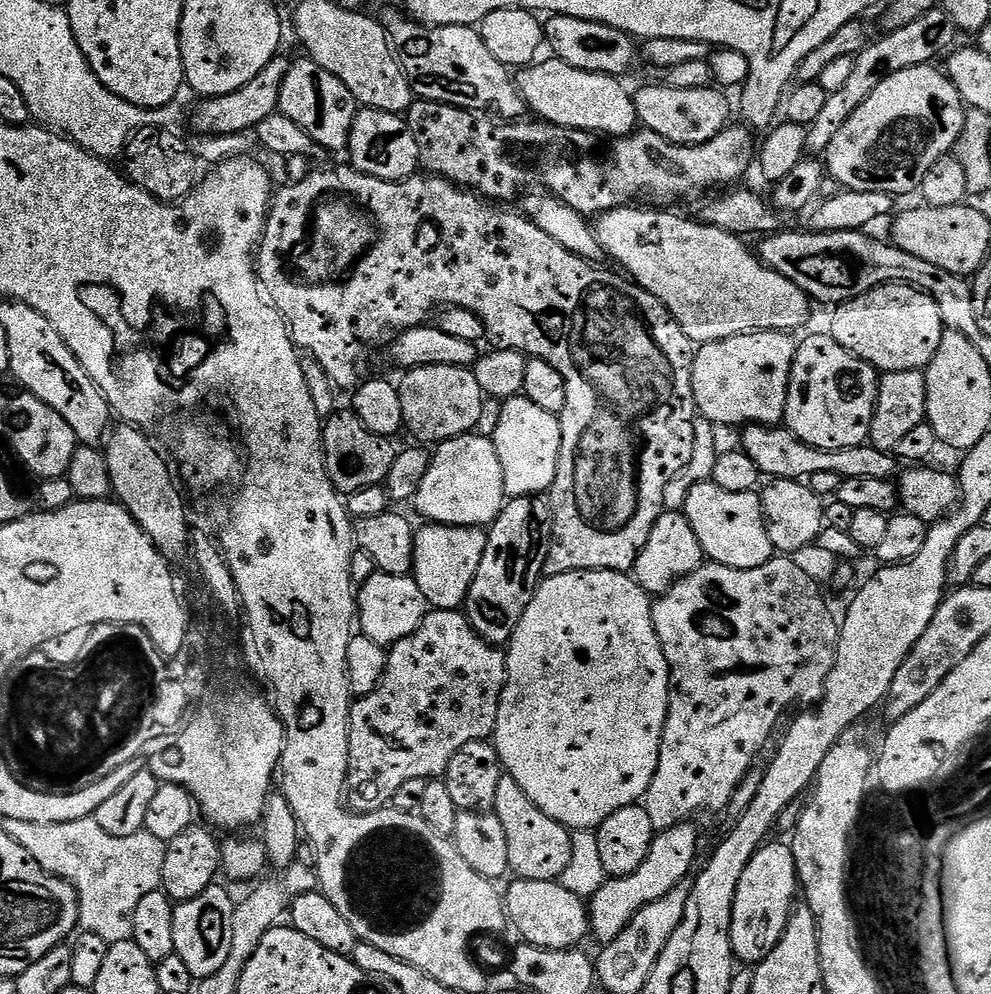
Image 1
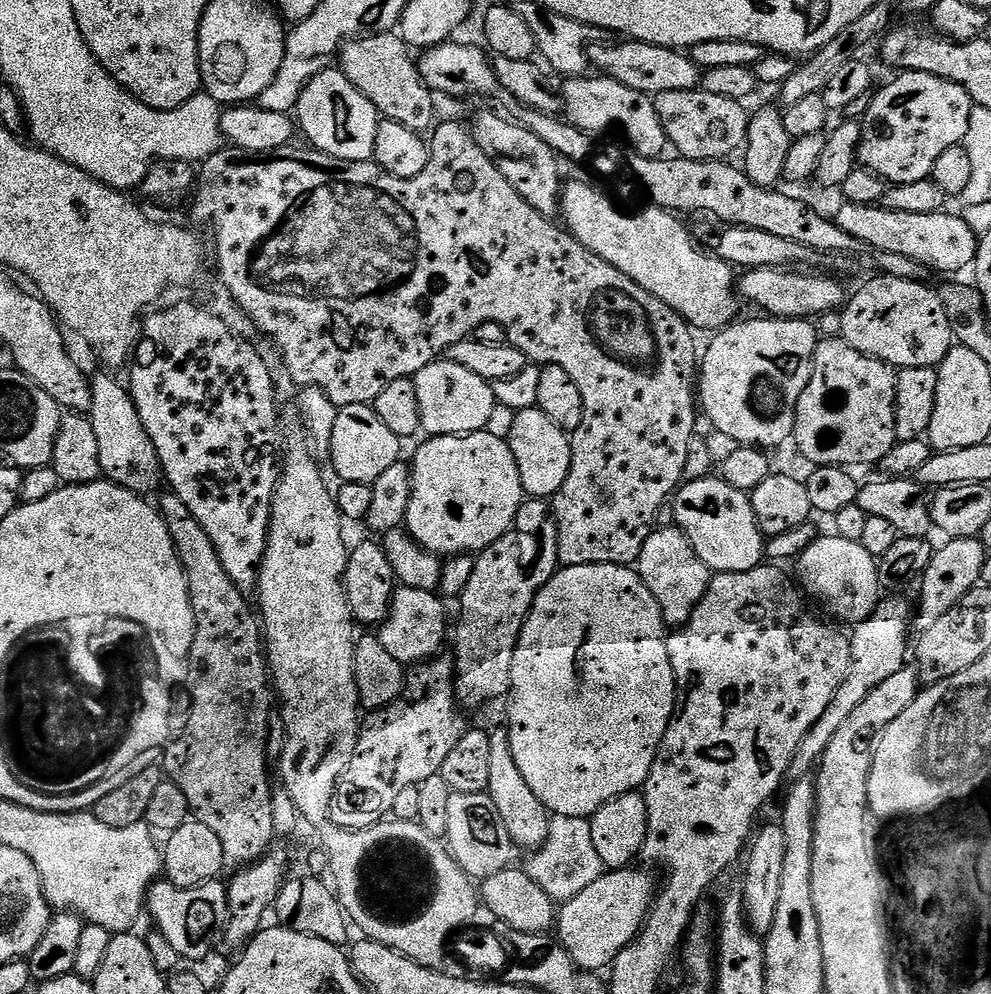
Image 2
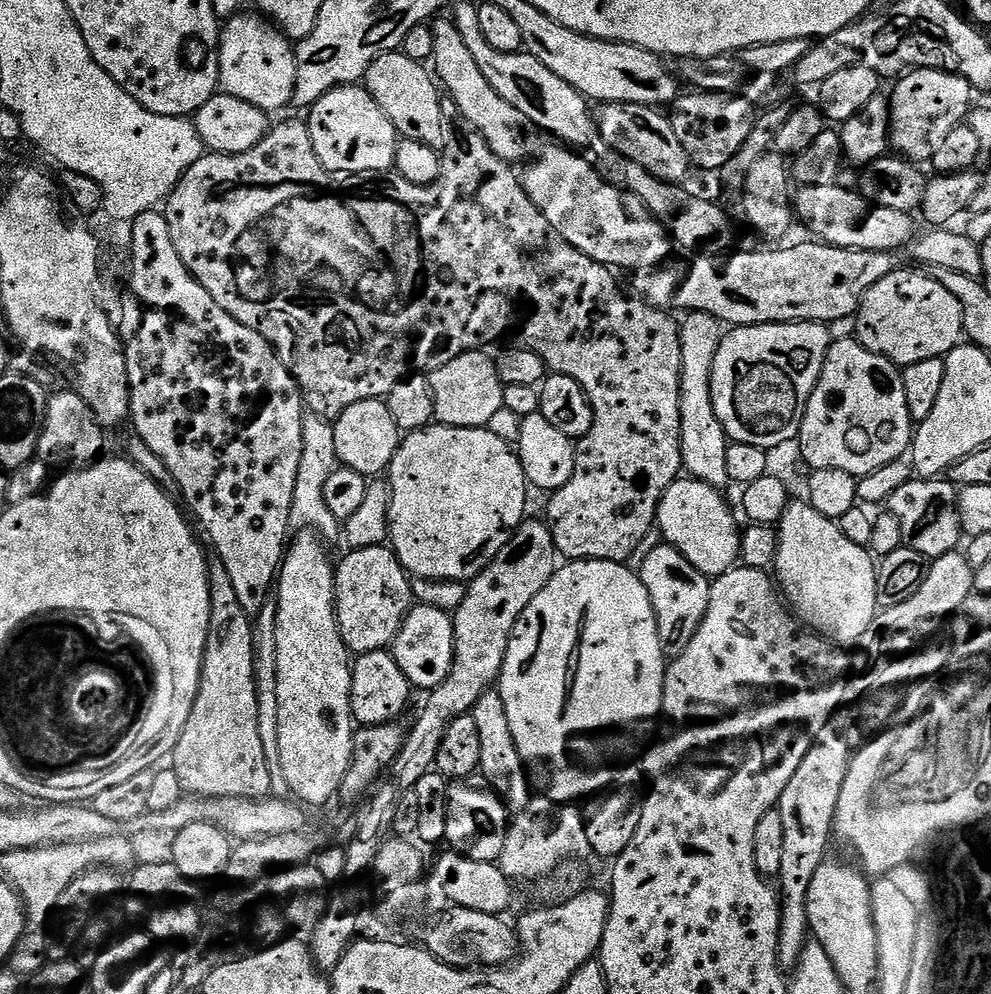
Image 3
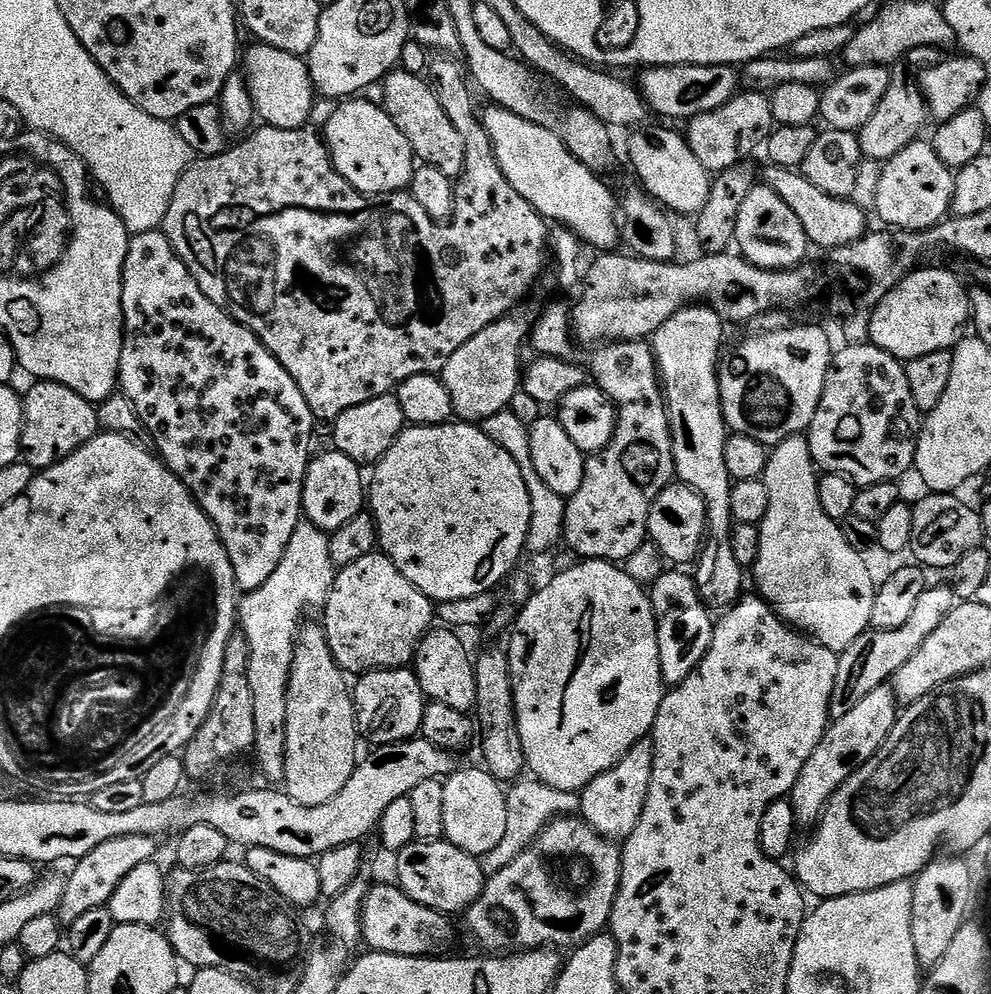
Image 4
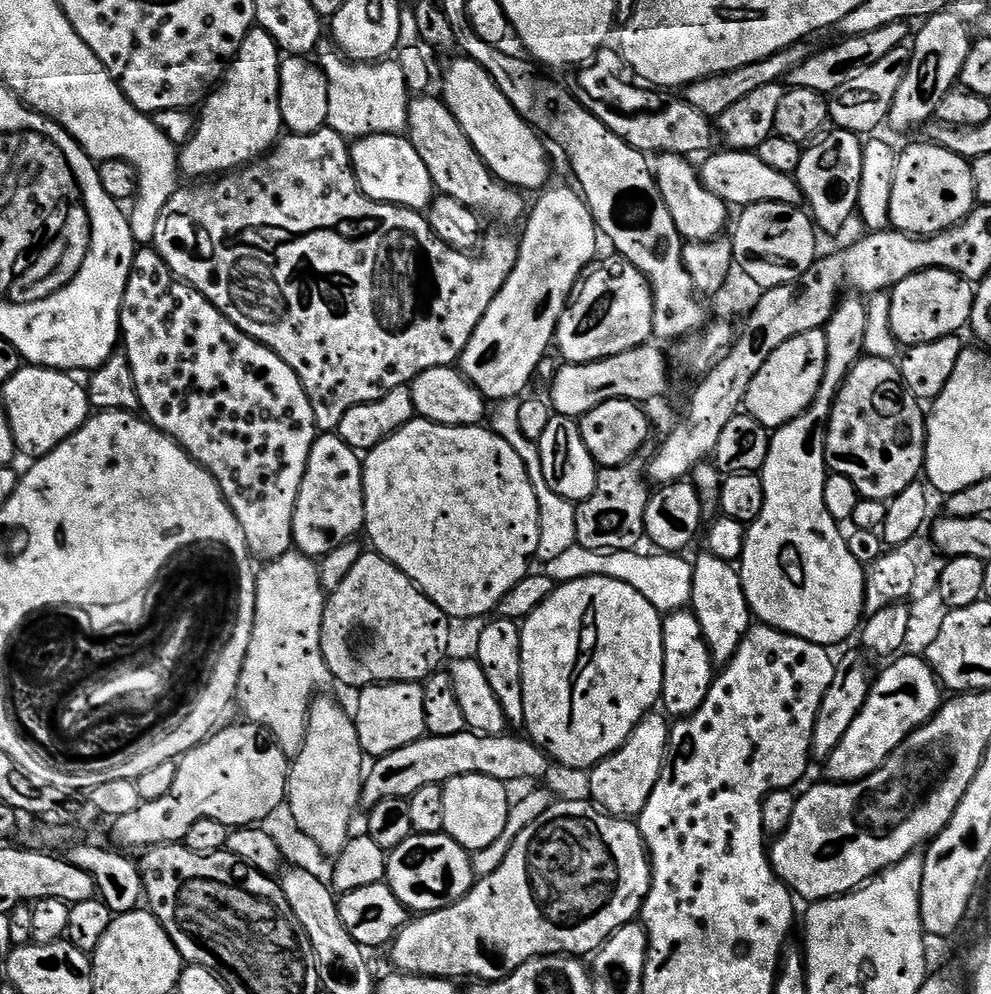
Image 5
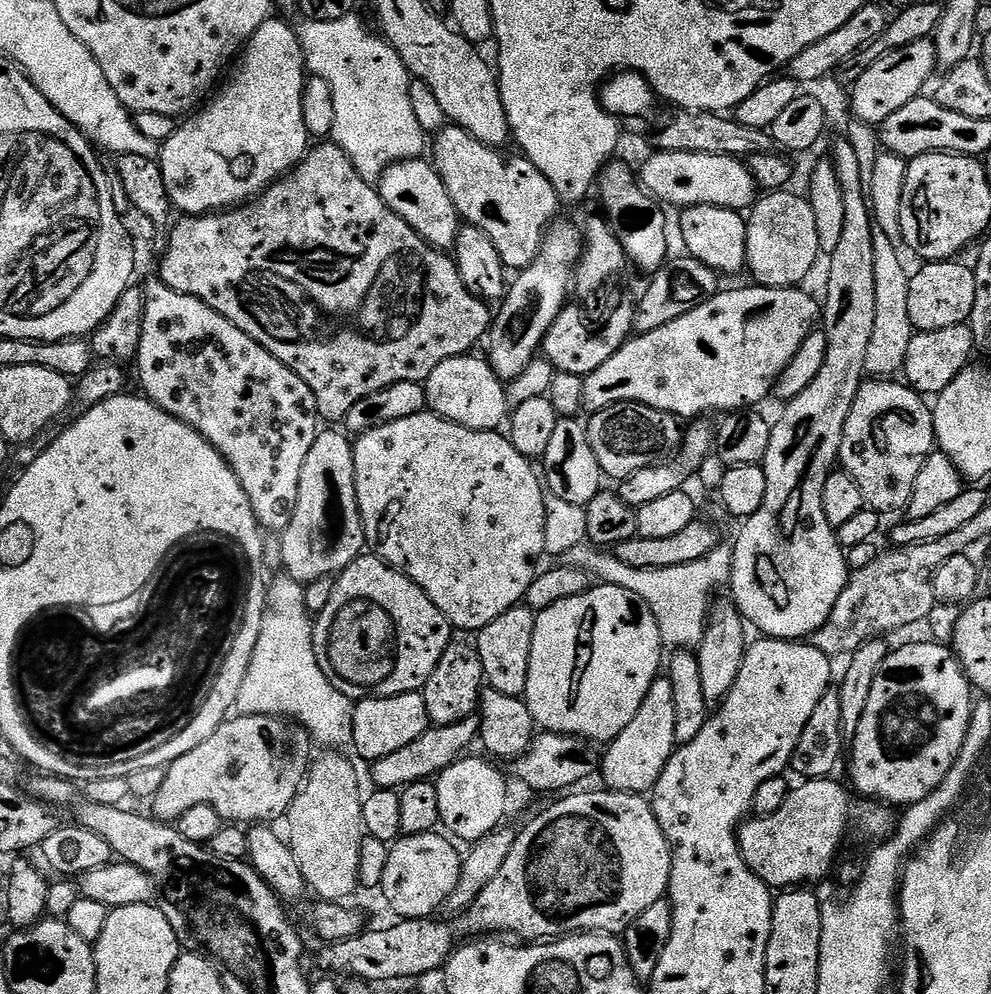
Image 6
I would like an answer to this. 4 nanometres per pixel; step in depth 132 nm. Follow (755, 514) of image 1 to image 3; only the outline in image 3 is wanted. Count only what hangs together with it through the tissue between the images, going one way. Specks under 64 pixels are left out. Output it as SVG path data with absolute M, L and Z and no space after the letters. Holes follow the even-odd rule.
M678 478L662 494L660 505L656 511L656 524L658 532L662 535L663 543L671 548L678 549L685 558L698 571L709 578L721 576L723 572L729 572L731 568L737 567L740 558L740 538L742 535L741 525L736 525L736 516L732 513L730 505L724 501L725 493L718 488L711 488L706 482L691 478Z

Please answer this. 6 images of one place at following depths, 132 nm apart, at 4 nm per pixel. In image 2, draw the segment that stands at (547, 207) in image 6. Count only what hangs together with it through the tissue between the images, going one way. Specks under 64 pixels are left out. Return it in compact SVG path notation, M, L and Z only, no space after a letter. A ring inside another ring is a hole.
M383 32L381 36L361 36L352 38L341 47L338 53L338 67L350 78L350 82L380 112L385 120L393 120L410 130L424 134L433 127L432 89L424 84L420 77L417 61L412 60L413 53L399 35Z

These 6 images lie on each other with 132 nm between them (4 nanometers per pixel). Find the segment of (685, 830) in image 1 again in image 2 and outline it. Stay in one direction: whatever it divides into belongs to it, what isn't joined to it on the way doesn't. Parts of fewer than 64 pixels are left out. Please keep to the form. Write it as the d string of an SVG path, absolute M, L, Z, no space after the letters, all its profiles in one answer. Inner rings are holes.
M636 867L605 870L602 878L586 886L578 898L563 901L558 912L558 940L570 946L572 962L577 968L593 974L603 973L603 968L611 969L618 954L639 936L658 891L658 880Z

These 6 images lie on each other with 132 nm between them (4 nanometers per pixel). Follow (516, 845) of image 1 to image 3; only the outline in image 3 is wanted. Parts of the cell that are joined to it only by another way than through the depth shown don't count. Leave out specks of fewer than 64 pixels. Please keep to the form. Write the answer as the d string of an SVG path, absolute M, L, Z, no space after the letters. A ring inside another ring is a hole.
M490 690L471 711L474 722L478 722L478 738L482 738L482 758L479 775L484 776L483 783L499 796L509 813L515 814L523 810L534 797L534 788L522 754L518 754L518 746L514 742L514 734L510 730L510 718L506 718L506 706L502 702L499 691Z

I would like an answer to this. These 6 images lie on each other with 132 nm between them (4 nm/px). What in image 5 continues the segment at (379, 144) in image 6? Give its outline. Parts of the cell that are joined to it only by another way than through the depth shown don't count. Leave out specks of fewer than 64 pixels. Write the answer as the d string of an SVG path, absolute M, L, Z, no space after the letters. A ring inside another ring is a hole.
M324 46L319 49L318 63L328 80L328 93L330 94L330 114L327 127L333 128L337 134L345 138L399 136L407 129L410 93L406 74L402 74L402 66L395 59L389 58L370 64L349 62L335 47Z

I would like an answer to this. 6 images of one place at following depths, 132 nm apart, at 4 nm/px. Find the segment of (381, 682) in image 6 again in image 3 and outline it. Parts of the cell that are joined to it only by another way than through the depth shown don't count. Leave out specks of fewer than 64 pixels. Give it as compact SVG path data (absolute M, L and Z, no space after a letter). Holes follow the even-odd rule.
M388 546L354 548L336 569L336 617L349 653L383 652L395 644L408 611L414 607L412 580Z

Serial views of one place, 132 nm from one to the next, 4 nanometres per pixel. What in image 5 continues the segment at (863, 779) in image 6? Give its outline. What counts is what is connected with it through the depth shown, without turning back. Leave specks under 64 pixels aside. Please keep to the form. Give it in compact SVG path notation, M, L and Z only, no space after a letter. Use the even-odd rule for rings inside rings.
M900 654L889 664L877 680L871 681L858 718L850 722L850 730L823 765L829 781L851 782L874 774L914 729L921 728L939 710L942 685L923 655Z

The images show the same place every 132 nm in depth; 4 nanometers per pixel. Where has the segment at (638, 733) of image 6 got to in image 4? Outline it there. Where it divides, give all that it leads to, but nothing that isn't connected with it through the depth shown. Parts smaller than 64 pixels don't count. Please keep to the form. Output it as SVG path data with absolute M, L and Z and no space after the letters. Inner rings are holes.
M651 739L640 740L606 774L598 774L594 782L584 787L579 793L579 815L598 834L602 834L608 840L623 842L630 834L634 834L634 826L642 818L642 810L646 806L646 794L650 790L652 781L652 763L654 762L654 750Z

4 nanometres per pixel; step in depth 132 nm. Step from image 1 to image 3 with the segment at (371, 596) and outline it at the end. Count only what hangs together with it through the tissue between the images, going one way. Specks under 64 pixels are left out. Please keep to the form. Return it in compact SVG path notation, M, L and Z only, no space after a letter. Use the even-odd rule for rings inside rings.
M416 604L408 611L408 617L390 651L413 689L437 688L442 682L446 682L456 661L456 626L453 617L434 606Z

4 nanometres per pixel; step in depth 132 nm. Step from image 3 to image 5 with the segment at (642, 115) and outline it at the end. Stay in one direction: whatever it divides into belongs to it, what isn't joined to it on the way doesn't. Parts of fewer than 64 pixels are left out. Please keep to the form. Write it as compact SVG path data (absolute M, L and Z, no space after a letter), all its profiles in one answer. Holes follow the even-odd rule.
M669 152L657 155L654 160L656 185L662 190L662 198L670 209L670 218L674 218L674 226L685 241L698 244L717 239L724 227L727 229L729 205L722 198L710 194L700 180L697 165L687 156L675 156Z

